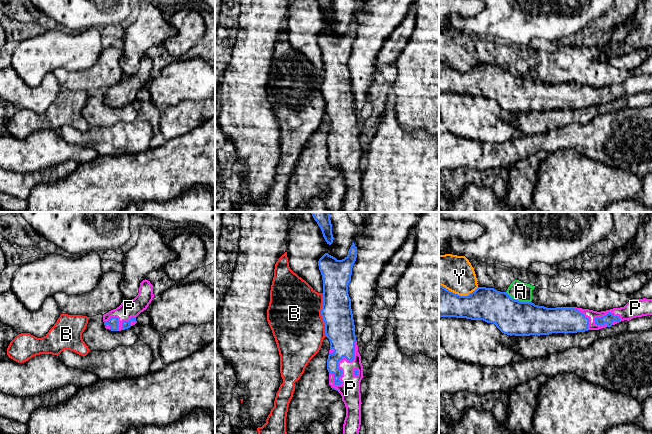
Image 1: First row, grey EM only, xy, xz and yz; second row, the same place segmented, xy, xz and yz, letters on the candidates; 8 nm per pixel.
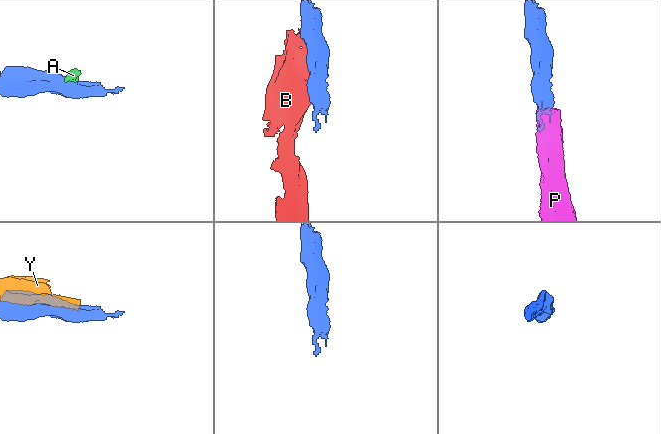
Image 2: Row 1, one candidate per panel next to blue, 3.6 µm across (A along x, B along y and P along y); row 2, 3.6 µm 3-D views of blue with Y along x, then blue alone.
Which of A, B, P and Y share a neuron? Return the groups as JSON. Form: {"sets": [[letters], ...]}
{"sets": [["A", "Y"], ["B"], ["P"]]}

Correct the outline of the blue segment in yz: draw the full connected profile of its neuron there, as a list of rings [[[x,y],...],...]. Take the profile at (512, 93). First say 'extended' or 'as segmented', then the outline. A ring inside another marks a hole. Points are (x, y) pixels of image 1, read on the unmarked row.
extended | [[[439,61],[439,94],[456,93],[493,99],[504,110],[515,112],[577,109],[611,103],[621,97],[652,91],[652,75],[632,75],[624,83],[606,87],[593,87],[577,83],[547,84],[532,78],[521,78],[506,68],[494,64],[478,63],[468,72],[460,72]]]

